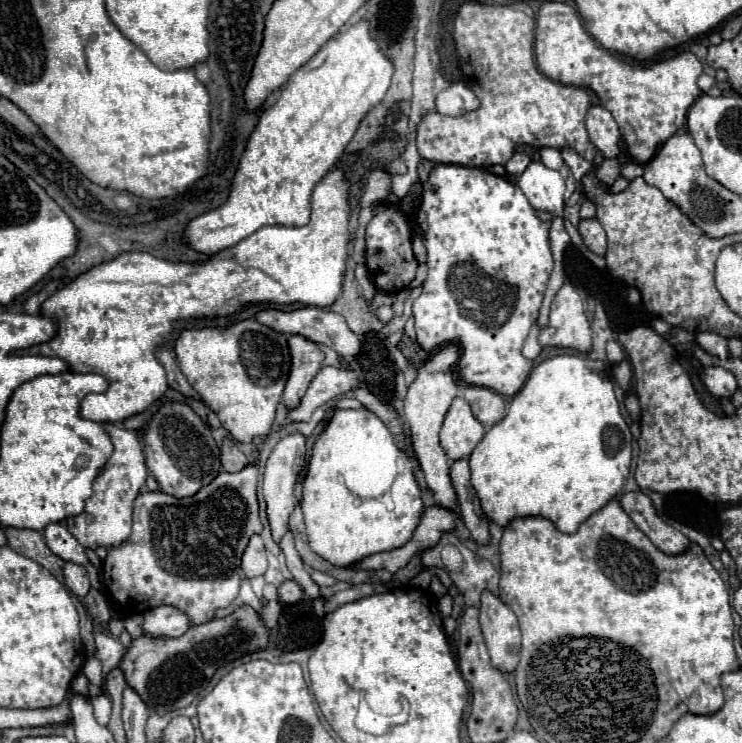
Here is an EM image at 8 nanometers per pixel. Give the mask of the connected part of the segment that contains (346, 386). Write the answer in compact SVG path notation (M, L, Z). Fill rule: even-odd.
M323 368L315 380L311 382L307 394L303 396L297 410L289 410L283 422L301 422L309 420L313 410L321 404L337 398L339 394L347 394L359 386L359 372L349 368Z

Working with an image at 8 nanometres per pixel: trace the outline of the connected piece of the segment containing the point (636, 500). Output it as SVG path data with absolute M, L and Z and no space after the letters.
M625 492L619 498L621 508L629 514L629 518L635 522L635 526L665 554L679 554L687 548L689 540L661 520L657 514L651 498L643 492Z

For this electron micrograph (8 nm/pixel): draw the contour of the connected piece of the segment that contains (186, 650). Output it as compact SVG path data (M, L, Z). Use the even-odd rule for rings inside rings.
M239 606L225 618L213 618L205 624L191 626L179 638L153 638L145 634L135 638L123 654L119 668L127 686L141 696L147 708L165 716L165 712L173 712L173 708L179 710L189 706L201 692L205 692L217 668L227 666L245 654L267 650L269 638L271 628L265 624L263 616L251 606Z

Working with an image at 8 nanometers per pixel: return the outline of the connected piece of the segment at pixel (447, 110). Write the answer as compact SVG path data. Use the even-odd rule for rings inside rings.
M465 82L455 84L439 93L435 101L439 113L452 117L475 110L479 106L478 98Z

